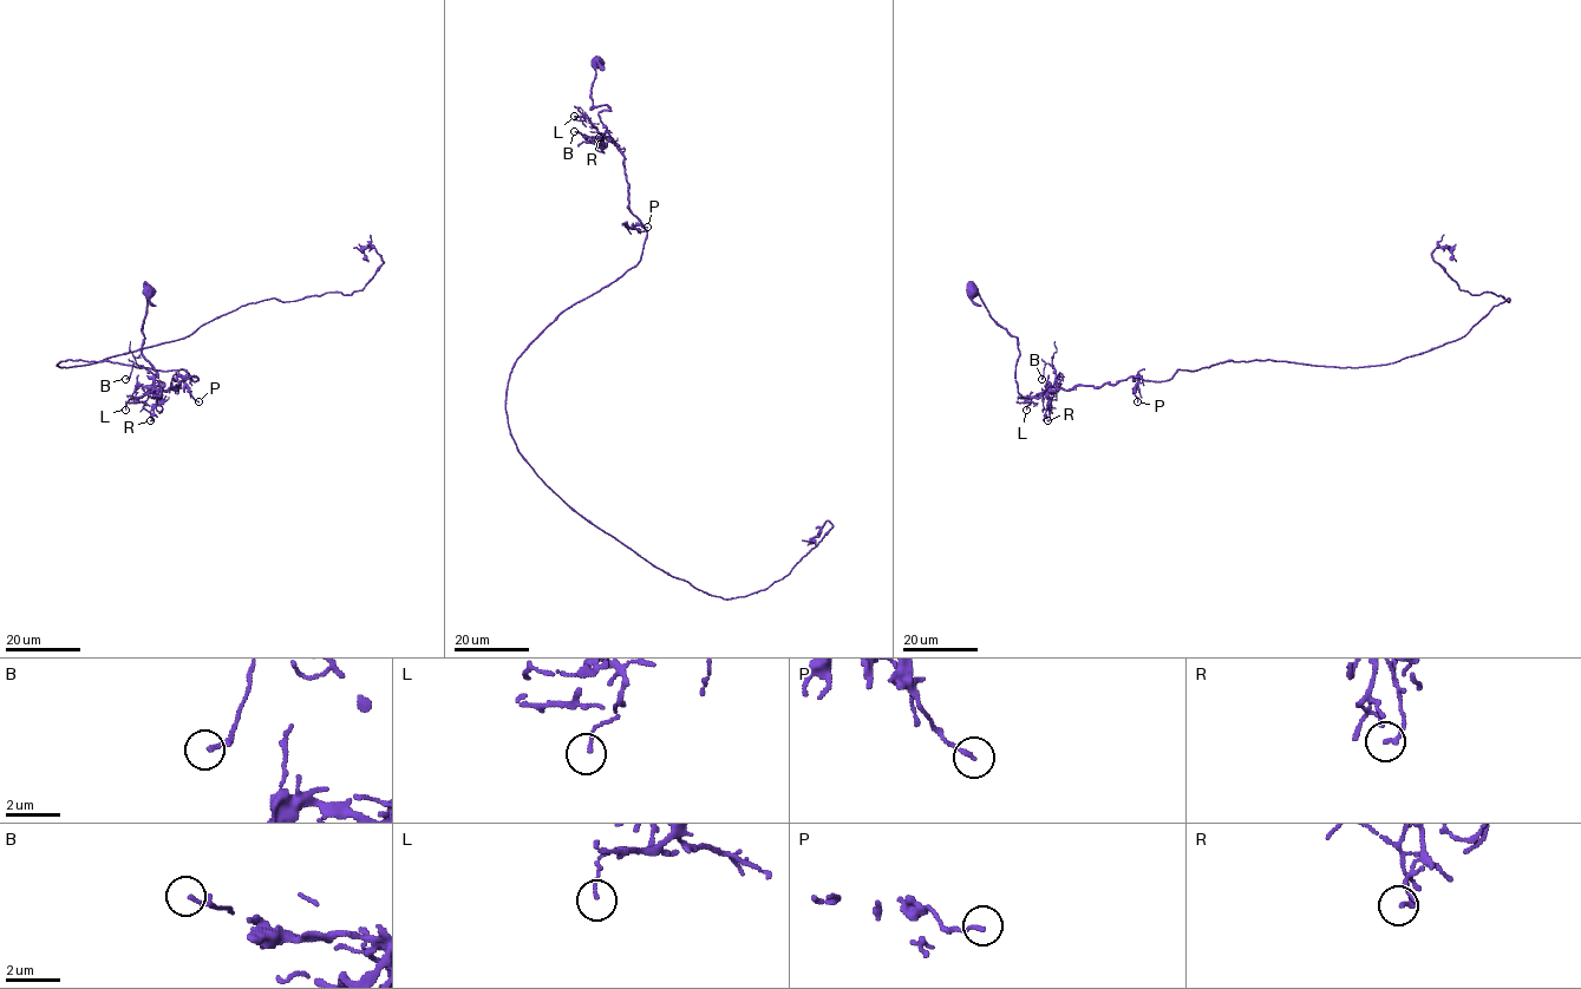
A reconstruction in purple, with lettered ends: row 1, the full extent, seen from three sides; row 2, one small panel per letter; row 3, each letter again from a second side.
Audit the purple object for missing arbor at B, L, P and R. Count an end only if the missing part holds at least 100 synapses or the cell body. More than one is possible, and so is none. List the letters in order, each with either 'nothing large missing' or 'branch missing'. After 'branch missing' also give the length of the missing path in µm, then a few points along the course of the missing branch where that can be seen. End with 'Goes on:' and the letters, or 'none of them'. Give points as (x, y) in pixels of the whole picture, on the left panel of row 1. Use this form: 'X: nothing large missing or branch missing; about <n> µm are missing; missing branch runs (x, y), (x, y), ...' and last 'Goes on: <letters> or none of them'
B: nothing large missing
L: nothing large missing
P: nothing large missing
R: nothing large missing
Goes on: none of them

